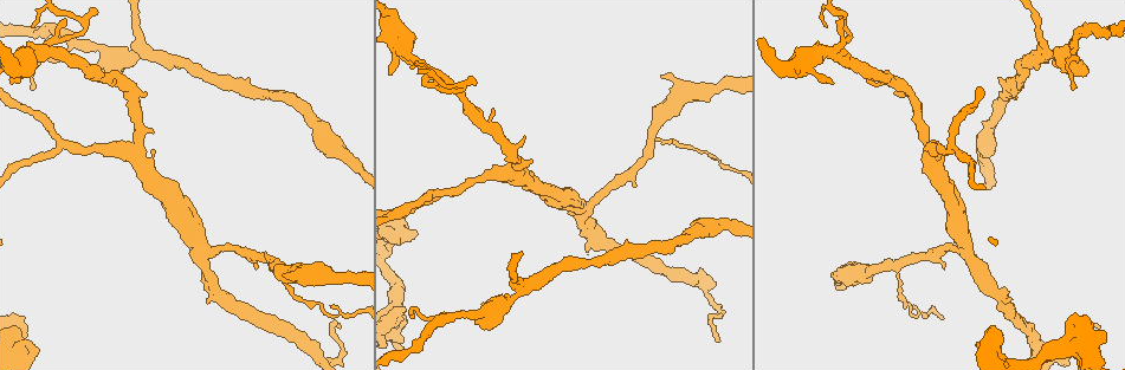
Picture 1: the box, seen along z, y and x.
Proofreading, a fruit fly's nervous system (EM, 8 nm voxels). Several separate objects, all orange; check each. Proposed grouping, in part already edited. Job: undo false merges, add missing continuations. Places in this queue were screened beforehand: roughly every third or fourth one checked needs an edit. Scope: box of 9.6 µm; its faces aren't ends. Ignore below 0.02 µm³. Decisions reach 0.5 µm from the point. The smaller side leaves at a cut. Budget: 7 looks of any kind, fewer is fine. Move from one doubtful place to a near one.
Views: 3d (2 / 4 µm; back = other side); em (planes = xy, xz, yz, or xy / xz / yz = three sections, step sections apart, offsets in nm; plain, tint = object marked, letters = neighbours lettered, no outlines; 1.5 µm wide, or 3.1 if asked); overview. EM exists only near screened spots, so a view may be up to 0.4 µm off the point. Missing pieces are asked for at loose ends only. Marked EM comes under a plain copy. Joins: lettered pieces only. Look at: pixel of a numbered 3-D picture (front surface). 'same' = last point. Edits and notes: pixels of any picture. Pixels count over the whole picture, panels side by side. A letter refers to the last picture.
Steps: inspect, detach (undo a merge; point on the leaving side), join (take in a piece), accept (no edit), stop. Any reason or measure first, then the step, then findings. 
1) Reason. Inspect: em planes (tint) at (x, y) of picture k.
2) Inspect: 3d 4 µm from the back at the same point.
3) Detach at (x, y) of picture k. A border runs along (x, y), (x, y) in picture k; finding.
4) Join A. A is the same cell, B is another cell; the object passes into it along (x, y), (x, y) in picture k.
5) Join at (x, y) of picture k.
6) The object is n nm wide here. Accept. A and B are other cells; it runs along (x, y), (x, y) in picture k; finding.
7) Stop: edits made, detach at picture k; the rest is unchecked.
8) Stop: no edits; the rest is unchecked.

Two arms at a narrow angle. Inspect: 3d 4 µm at (434, 69) of picture 1.

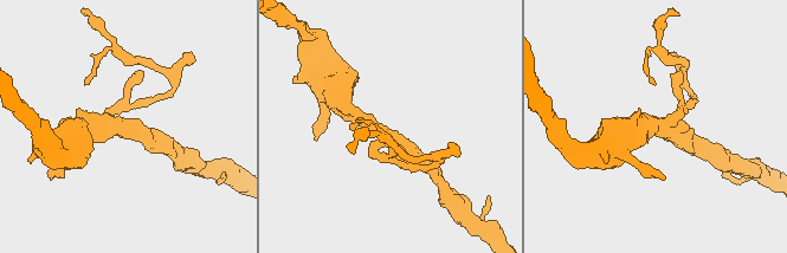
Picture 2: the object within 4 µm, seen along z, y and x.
4 arms meet here; need the tissue. Inspect: em xy step 8 (tint) at (658, 130) of picture 2.

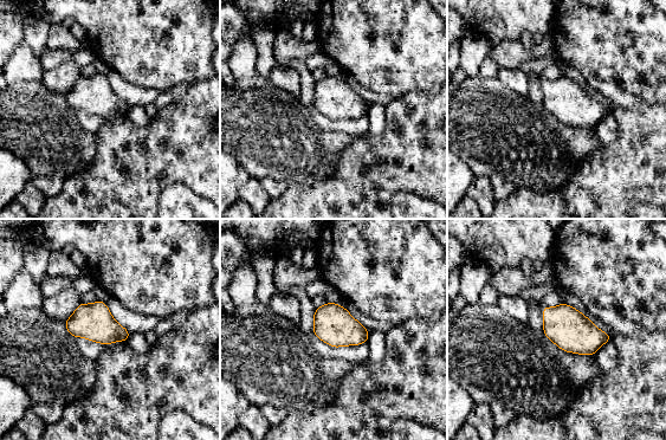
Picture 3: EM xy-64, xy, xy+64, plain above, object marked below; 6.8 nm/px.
Inspect: em xy step 8 (letters) at the same point.

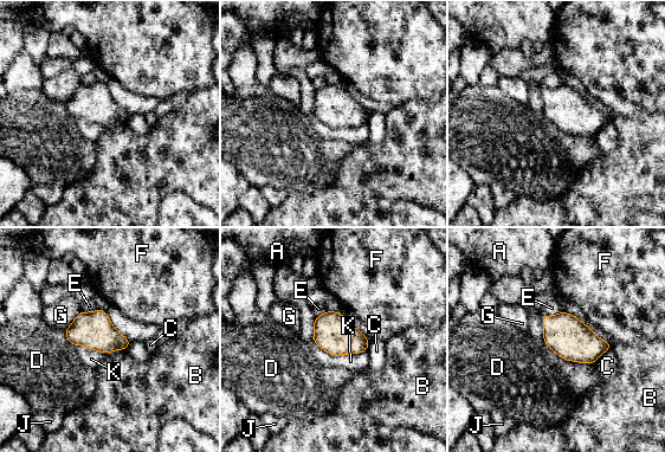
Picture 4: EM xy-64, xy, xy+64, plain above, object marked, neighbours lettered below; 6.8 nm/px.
The longest contact is with D, 400 nm. Accept. A, B, C, D, E, F, G, J and K are other cells; a border runs along (127, 348), (111, 350), (105, 354) in picture 4; one neuron here.

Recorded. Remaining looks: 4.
Arms part here. Inspect: em xz step 4 (tint) at (156, 60) of picture 1.

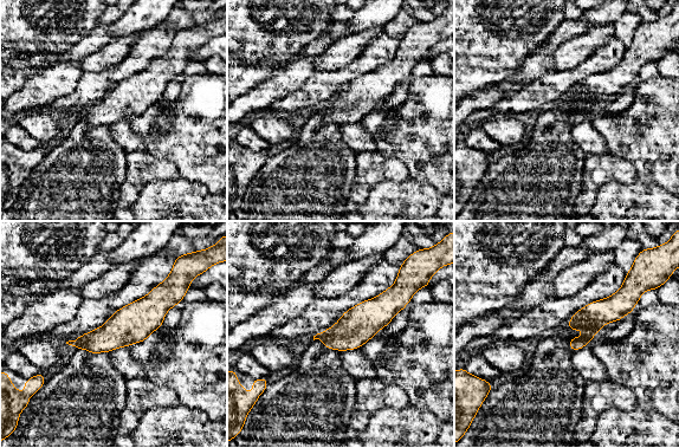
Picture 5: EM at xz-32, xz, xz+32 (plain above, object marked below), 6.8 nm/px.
Cut it another way. Inspect: em planes (letters) at the same point.

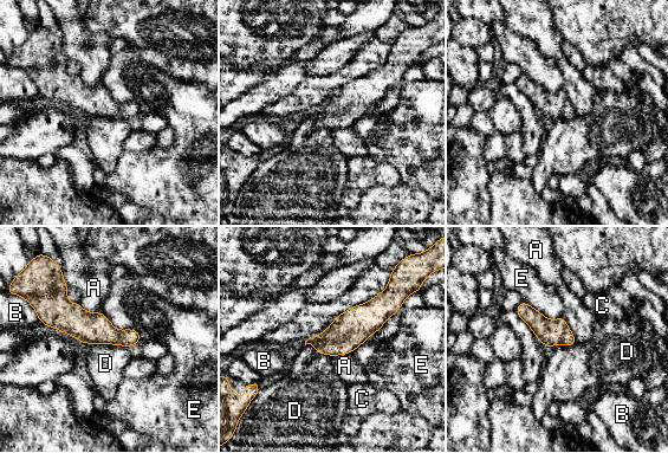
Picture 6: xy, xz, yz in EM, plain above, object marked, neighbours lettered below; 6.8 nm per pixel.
The object is 170 nm wide here. Accept. A, B, C, D and E are other cells; a border runs along (83, 342), (122, 344), (127, 348) in picture 6; one neuron here.

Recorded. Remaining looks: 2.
Free end. Inspect: em planes (letters) at (284, 274) of picture 1.

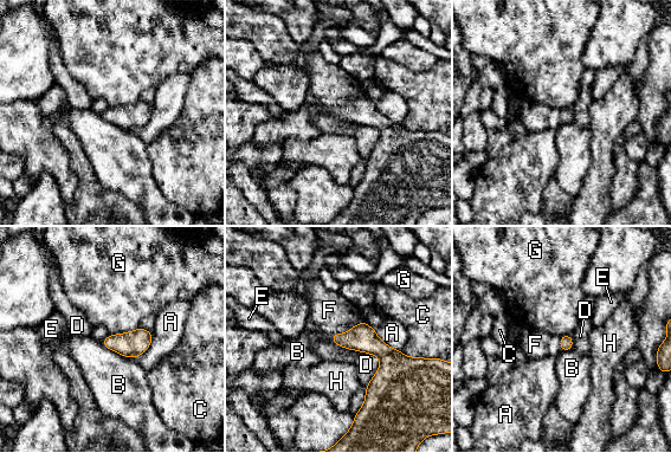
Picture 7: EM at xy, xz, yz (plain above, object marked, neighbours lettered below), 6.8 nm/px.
Join F. F is the same cell, A, B, C, D, E, G and H are other cells; the object passes into it along (362, 337), (339, 334), (329, 310) in picture 7; it goes on there.

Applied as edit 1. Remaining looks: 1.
Stop: edits made, join at picture 7; the rest is unchecked.

